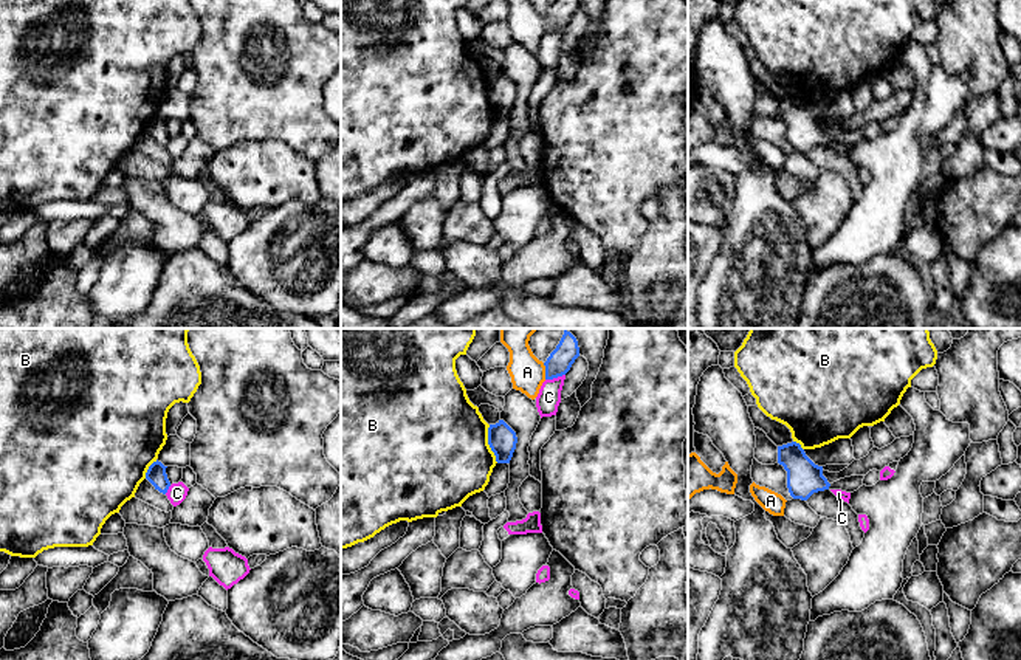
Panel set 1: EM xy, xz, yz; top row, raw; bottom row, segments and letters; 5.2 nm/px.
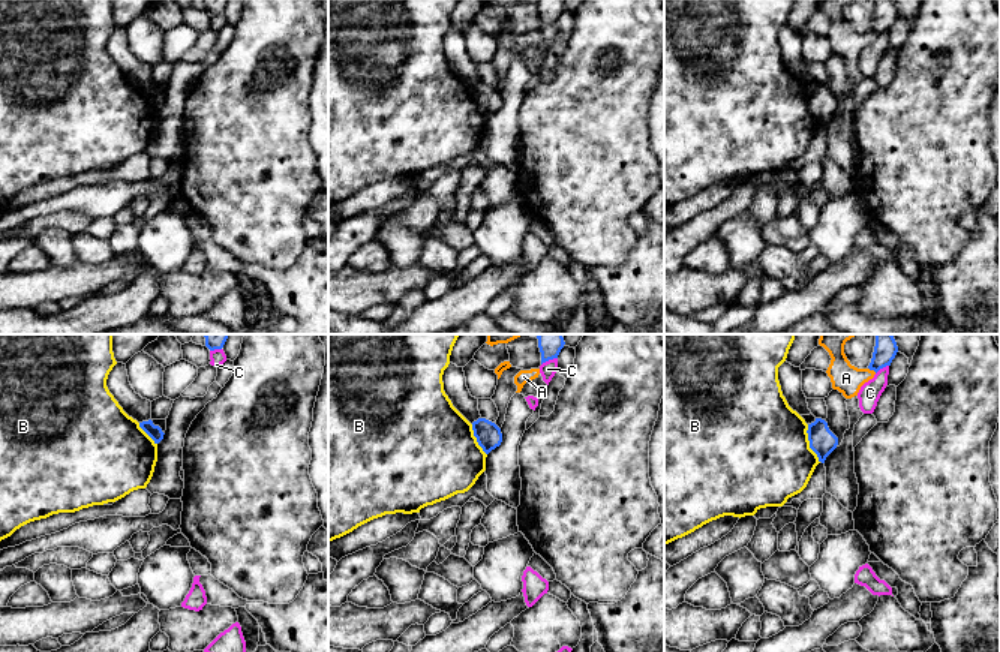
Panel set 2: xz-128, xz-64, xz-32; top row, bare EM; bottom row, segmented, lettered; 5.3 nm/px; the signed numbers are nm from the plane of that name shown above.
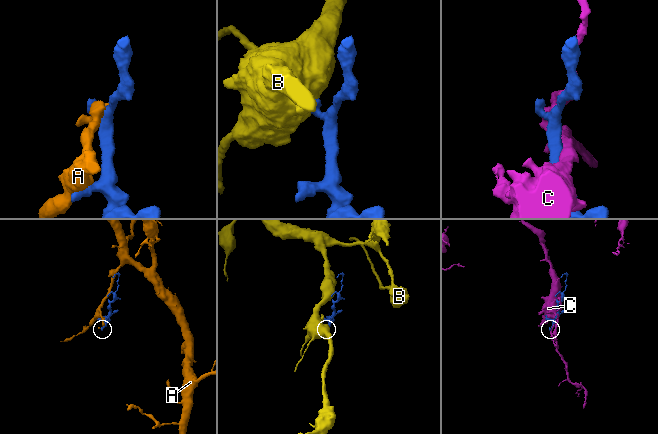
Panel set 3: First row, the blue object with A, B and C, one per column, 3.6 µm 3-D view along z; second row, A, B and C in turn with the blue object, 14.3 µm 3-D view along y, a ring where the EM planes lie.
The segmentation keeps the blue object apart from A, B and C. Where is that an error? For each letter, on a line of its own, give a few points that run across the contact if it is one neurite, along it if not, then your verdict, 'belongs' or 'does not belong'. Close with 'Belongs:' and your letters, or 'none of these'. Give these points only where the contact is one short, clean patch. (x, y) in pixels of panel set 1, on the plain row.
A: does not belong
B: line xz (488, 78), (488, 99), (498, 115); does not belong
C: does not belong
Belongs: none of these

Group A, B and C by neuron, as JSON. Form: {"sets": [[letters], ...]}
{"sets": [["A"], ["B"], ["C"]]}

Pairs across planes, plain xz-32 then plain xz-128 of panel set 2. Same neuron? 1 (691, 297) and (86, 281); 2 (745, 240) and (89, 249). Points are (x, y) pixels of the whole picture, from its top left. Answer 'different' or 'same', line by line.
1: same
2: different

